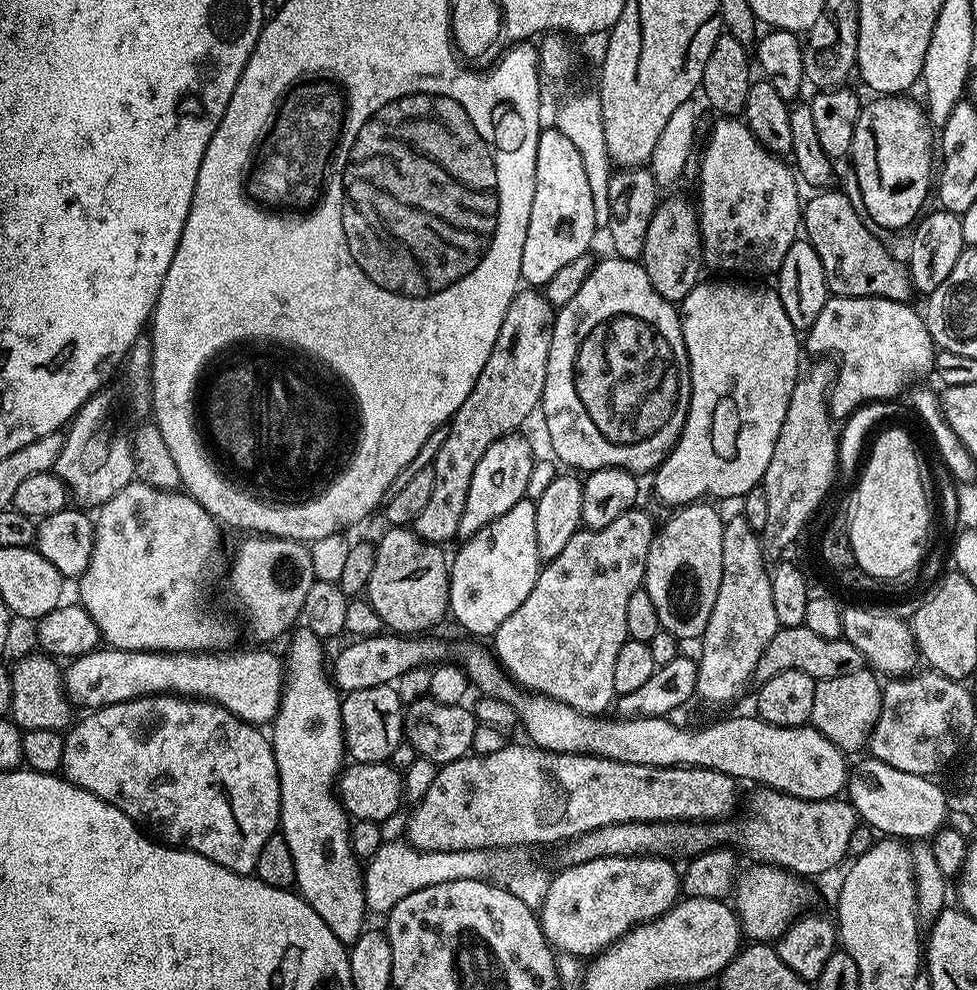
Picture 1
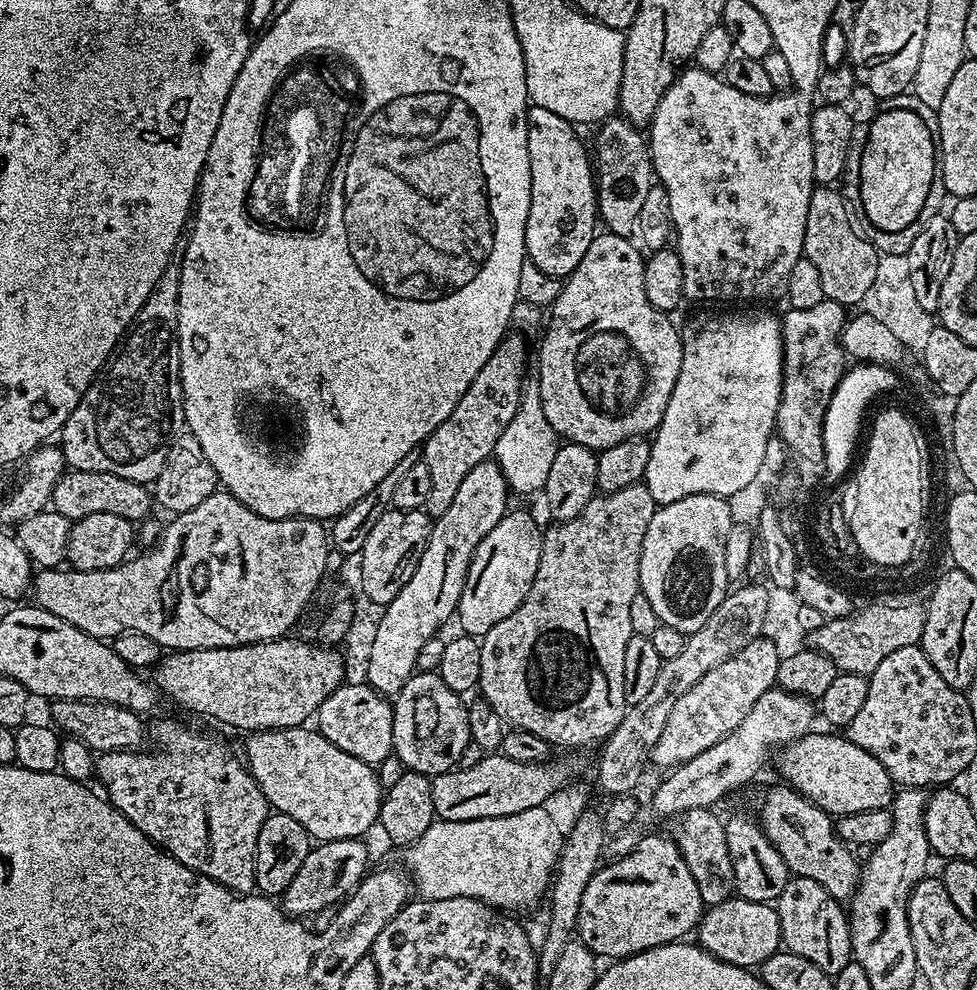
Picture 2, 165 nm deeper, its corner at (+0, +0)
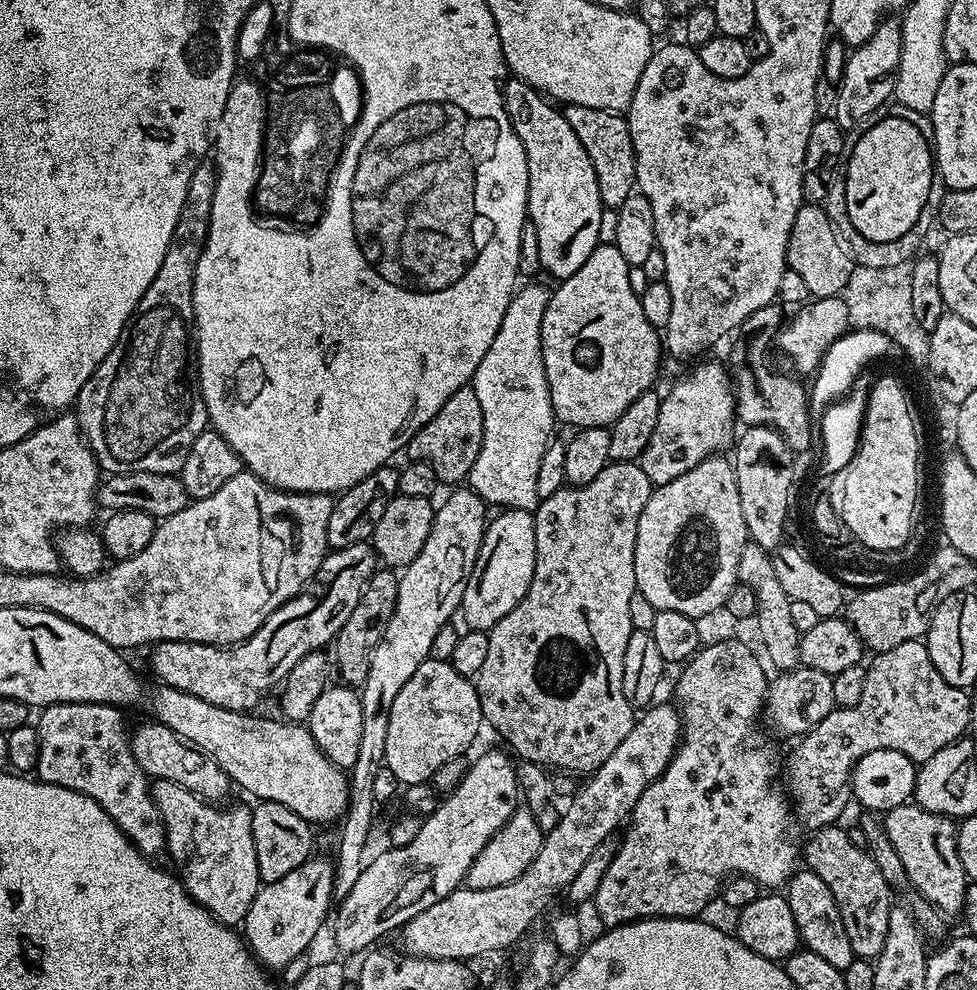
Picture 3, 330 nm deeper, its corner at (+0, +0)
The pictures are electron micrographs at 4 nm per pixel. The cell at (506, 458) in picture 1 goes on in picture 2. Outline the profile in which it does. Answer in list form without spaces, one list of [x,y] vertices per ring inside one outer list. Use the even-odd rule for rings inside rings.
[[[489,458],[462,478],[462,487],[458,489],[454,502],[450,502],[446,514],[435,517],[426,550],[414,574],[410,574],[410,582],[398,590],[389,604],[383,605],[381,612],[384,613],[376,624],[372,645],[368,648],[366,683],[381,696],[392,698],[402,690],[404,683],[417,671],[418,650],[422,650],[422,646],[441,631],[439,628],[451,616],[453,619],[457,615],[474,550],[506,515],[508,496],[510,489],[502,470],[495,459]]]

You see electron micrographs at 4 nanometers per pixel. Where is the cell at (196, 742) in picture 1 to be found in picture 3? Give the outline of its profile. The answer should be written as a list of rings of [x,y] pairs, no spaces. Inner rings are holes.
[[[157,780],[151,785],[152,801],[158,806],[160,817],[164,823],[164,842],[166,845],[167,855],[172,855],[172,860],[176,863],[175,871],[178,873],[180,883],[184,885],[185,890],[188,891],[189,896],[194,898],[194,902],[198,902],[203,908],[210,913],[213,918],[220,921],[222,924],[229,926],[243,925],[248,908],[254,902],[254,898],[258,894],[258,890],[262,887],[260,878],[260,871],[258,870],[258,854],[254,850],[254,834],[252,833],[252,808],[224,808],[228,806],[217,806],[212,802],[205,802],[199,796],[195,796],[190,790],[186,790],[182,786],[172,784],[169,780]]]

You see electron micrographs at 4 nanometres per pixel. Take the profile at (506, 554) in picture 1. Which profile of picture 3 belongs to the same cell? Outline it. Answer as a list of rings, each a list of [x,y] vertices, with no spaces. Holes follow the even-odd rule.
[[[506,508],[487,521],[482,546],[474,562],[474,570],[466,582],[462,601],[462,616],[469,629],[487,633],[522,602],[534,578],[536,561],[536,518],[521,508]]]

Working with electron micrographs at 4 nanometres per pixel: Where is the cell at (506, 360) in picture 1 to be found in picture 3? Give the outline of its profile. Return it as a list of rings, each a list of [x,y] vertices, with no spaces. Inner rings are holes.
[[[465,386],[450,394],[446,406],[428,418],[418,434],[414,434],[414,438],[407,444],[406,452],[412,460],[425,460],[441,485],[456,486],[467,481],[468,471],[470,466],[474,466],[474,458],[478,458],[483,437],[482,406],[478,406],[474,389]]]

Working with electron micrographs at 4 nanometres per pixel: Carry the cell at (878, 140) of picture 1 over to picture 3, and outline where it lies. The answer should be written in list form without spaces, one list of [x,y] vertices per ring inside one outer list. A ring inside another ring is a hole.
[[[900,116],[879,120],[869,123],[856,145],[851,145],[846,210],[858,234],[874,242],[889,242],[906,234],[926,206],[934,173],[934,148],[925,129],[923,132],[914,121]]]

